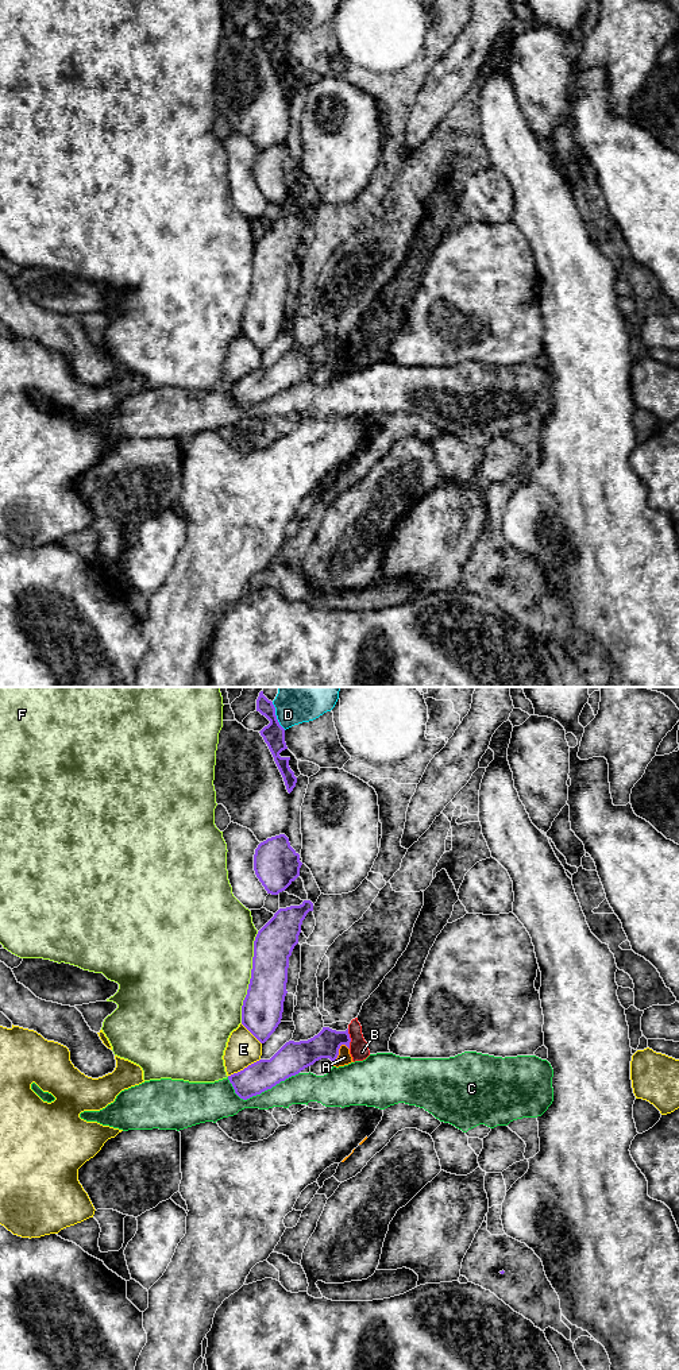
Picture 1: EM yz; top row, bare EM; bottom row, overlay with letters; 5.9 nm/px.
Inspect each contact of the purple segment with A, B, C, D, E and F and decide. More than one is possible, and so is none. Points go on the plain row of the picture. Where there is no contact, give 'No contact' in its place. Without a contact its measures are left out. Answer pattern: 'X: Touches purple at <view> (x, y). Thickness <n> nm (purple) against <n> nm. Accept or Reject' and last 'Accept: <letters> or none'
A: Touches purple at yz (338, 362). Thickness 180 nm (purple) against 80 nm. Reject
B: Touches purple at yz (350, 347). Thickness 160 nm (purple) against 110 nm. Reject
C: Touches purple at yz (259, 402). Thickness 180 nm (purple) against 220 nm. Reject
D: Touches purple at yz (276, 24). Thickness 130 nm (purple) against 200 nm. Reject
E: Touches purple at yz (245, 377). Thickness 180 nm (purple) against 200 nm. Reject
F: Touches purple at yz (251, 286). Thickness 240 nm (purple) against 480 nm. Reject
Accept: none

